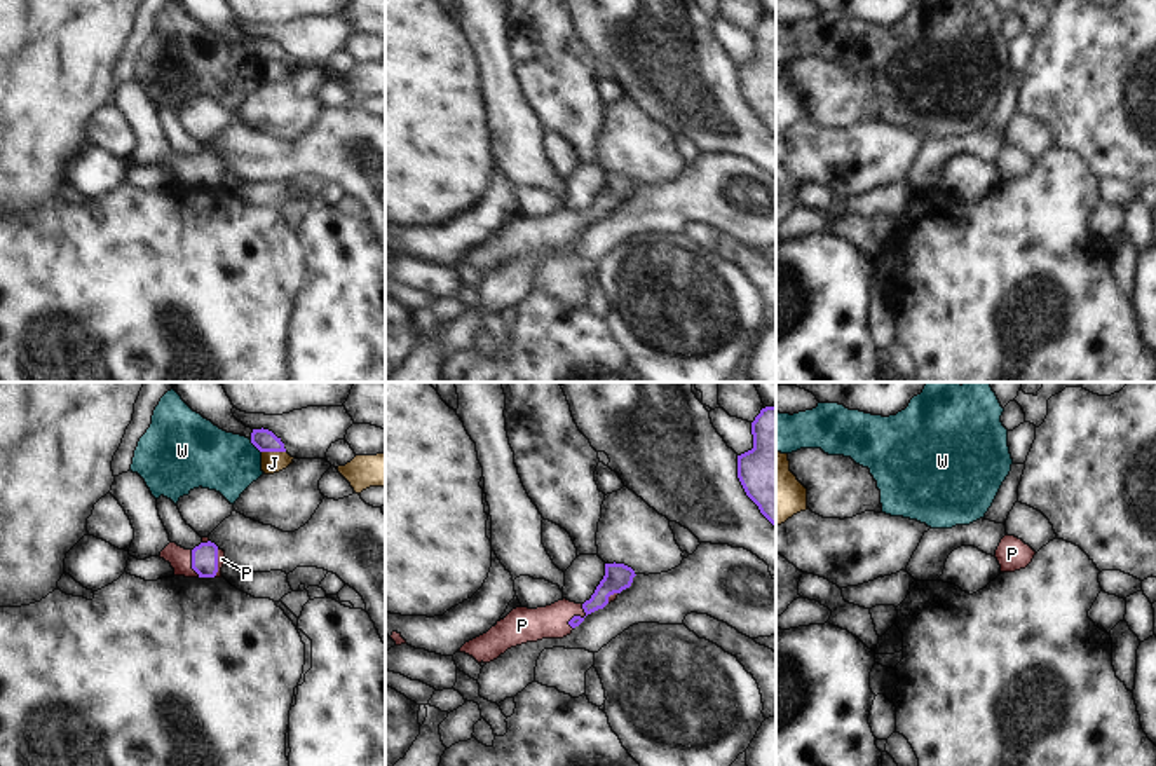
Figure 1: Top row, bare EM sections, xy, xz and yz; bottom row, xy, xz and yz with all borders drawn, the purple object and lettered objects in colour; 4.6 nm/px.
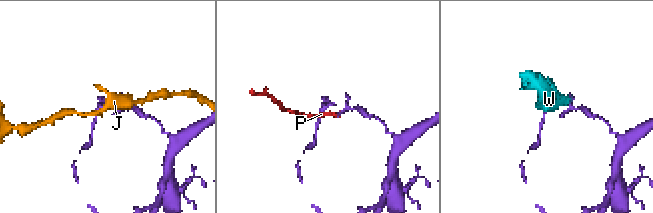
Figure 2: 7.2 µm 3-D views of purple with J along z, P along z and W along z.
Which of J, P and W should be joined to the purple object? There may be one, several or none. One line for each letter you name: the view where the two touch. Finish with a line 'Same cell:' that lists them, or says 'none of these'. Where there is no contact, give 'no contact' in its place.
P: contact in xz
Same cell: P

